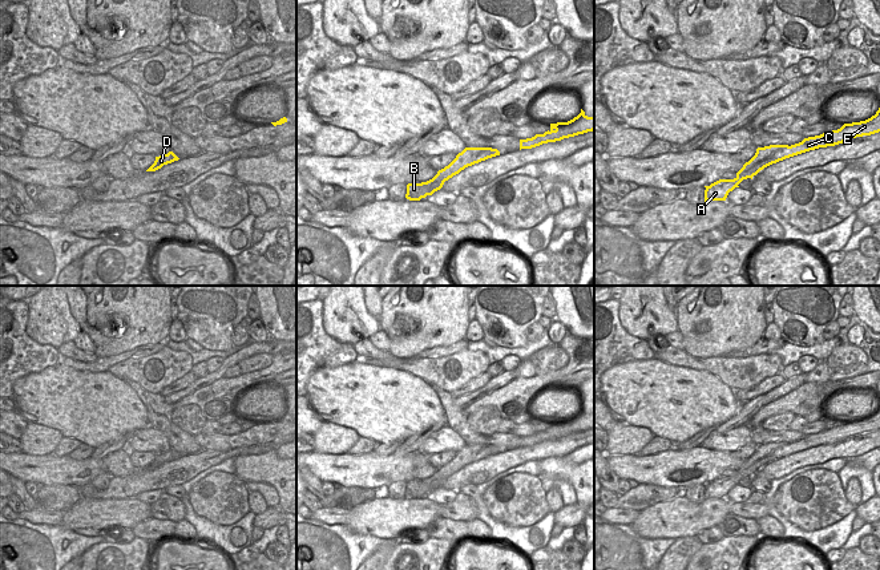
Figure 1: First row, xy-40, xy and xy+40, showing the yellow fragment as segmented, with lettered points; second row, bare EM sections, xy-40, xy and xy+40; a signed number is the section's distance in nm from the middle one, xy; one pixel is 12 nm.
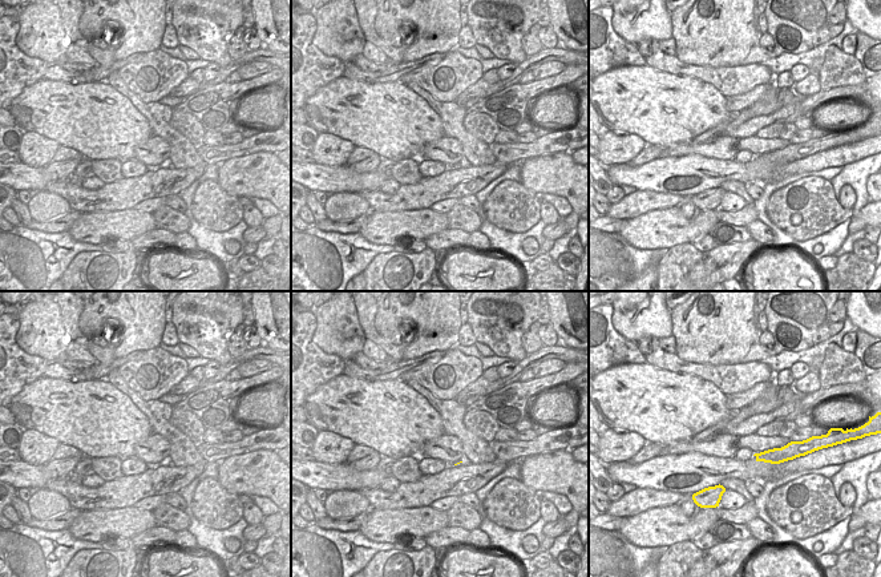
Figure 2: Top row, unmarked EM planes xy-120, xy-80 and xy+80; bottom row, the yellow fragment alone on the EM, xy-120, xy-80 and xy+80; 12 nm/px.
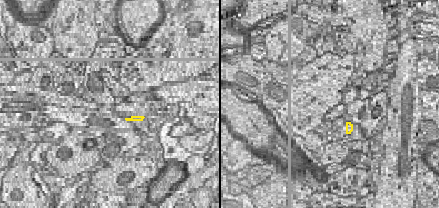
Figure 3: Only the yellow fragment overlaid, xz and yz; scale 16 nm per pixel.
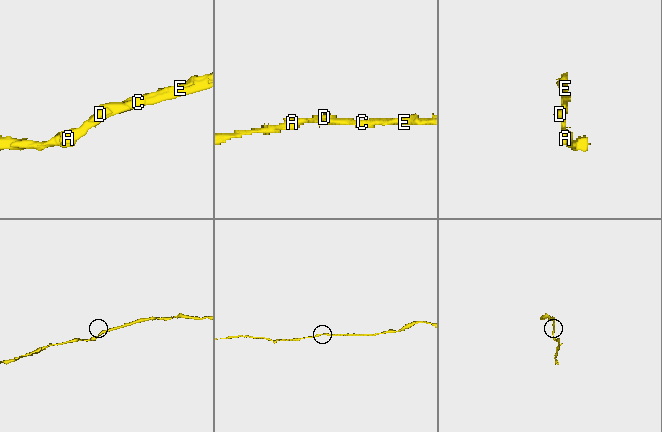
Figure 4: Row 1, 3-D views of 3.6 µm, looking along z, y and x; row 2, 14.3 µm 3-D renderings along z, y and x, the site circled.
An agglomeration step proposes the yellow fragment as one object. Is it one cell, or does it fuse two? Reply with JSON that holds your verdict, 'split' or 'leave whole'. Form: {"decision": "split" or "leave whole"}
{"decision": "leave whole"}

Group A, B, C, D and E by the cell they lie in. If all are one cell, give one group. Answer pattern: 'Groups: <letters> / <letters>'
Groups: A B C D E.

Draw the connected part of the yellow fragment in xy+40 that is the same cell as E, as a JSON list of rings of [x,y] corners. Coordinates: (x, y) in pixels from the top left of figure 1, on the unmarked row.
[[[880,405],[875,413],[865,419],[844,421],[840,427],[825,429],[820,433],[804,436],[795,442],[770,442],[758,445],[755,453],[743,462],[734,477],[719,477],[705,484],[705,500],[726,498],[730,489],[747,476],[756,473],[764,465],[786,456],[815,448],[819,445],[835,444],[856,434],[871,433],[880,429]]]

